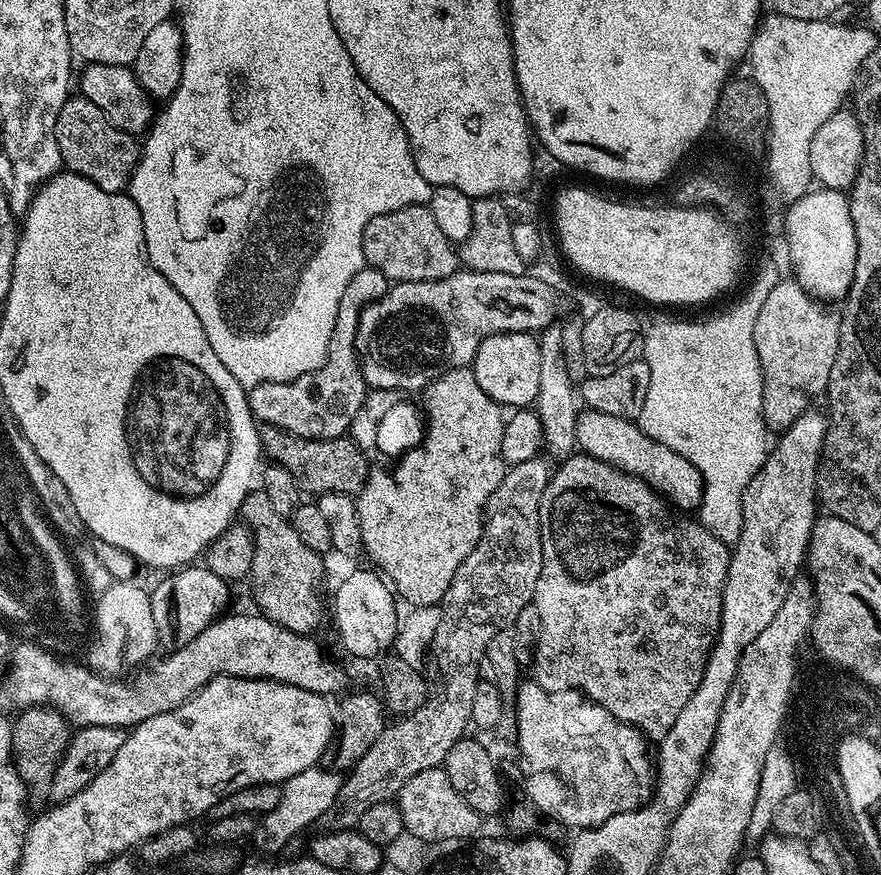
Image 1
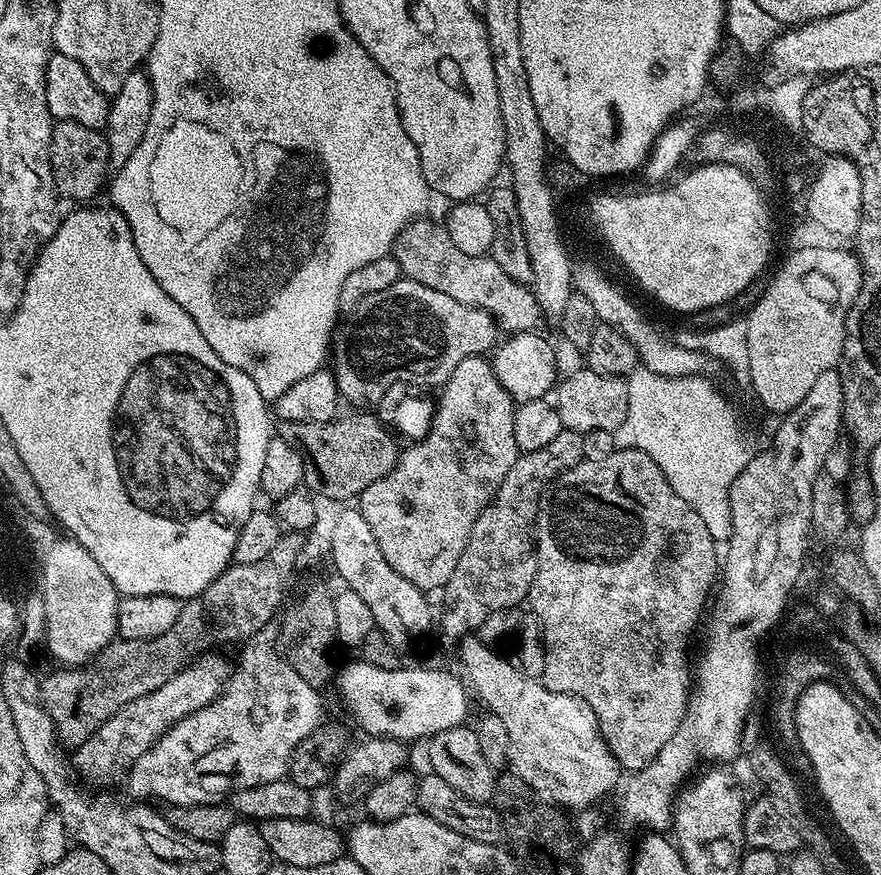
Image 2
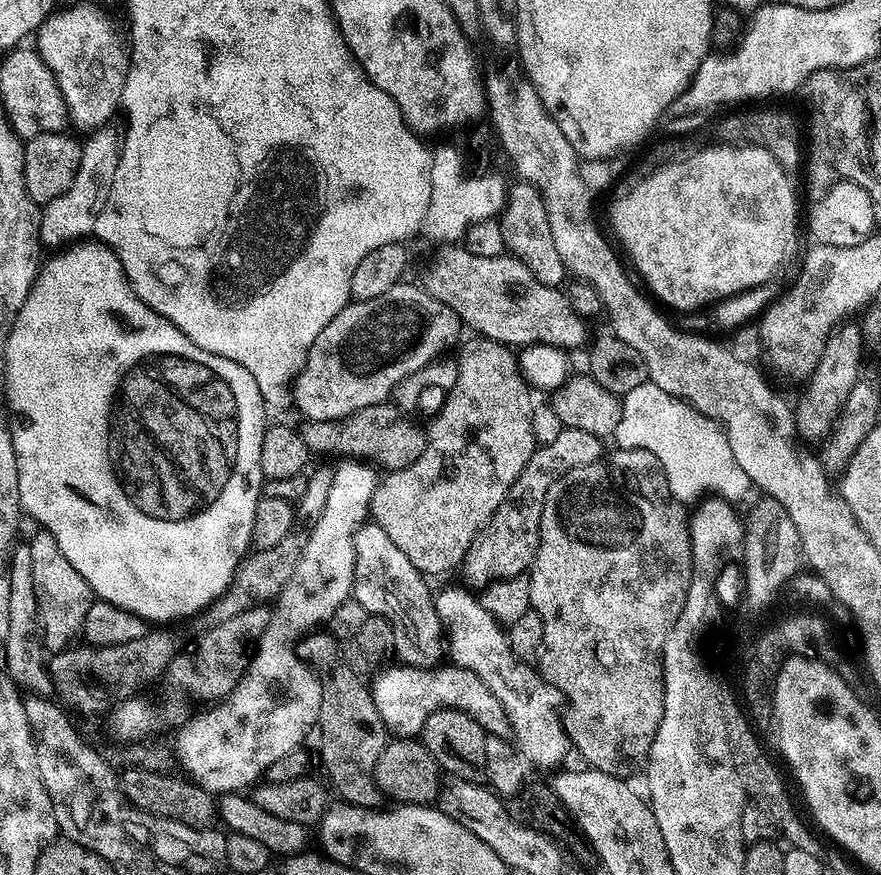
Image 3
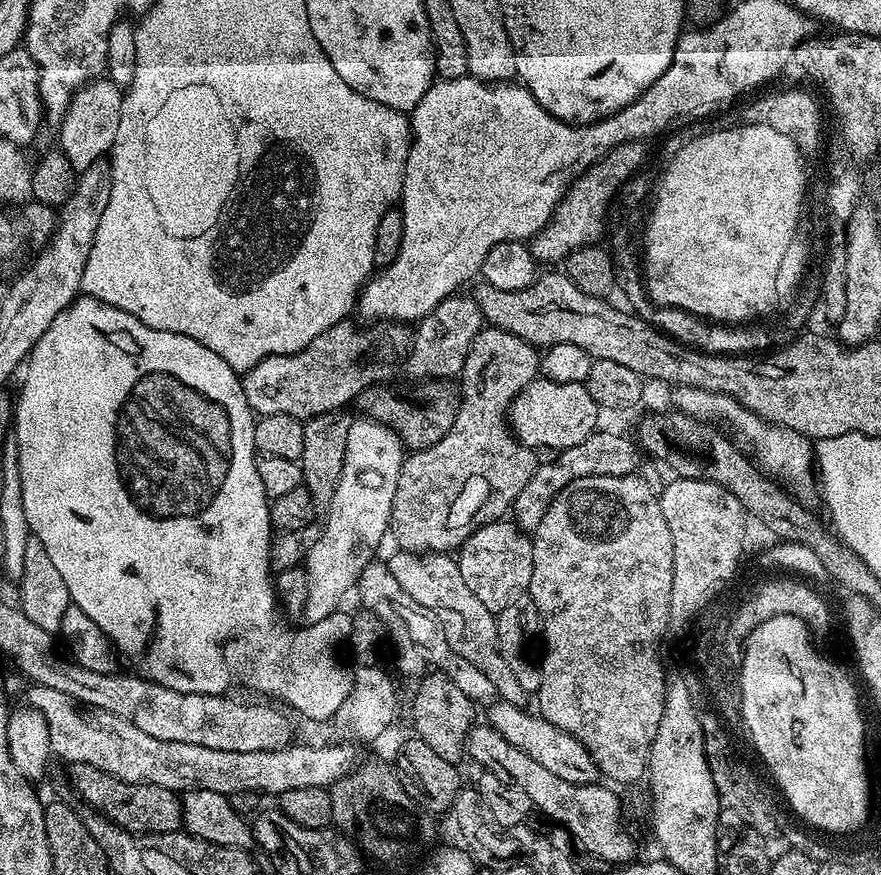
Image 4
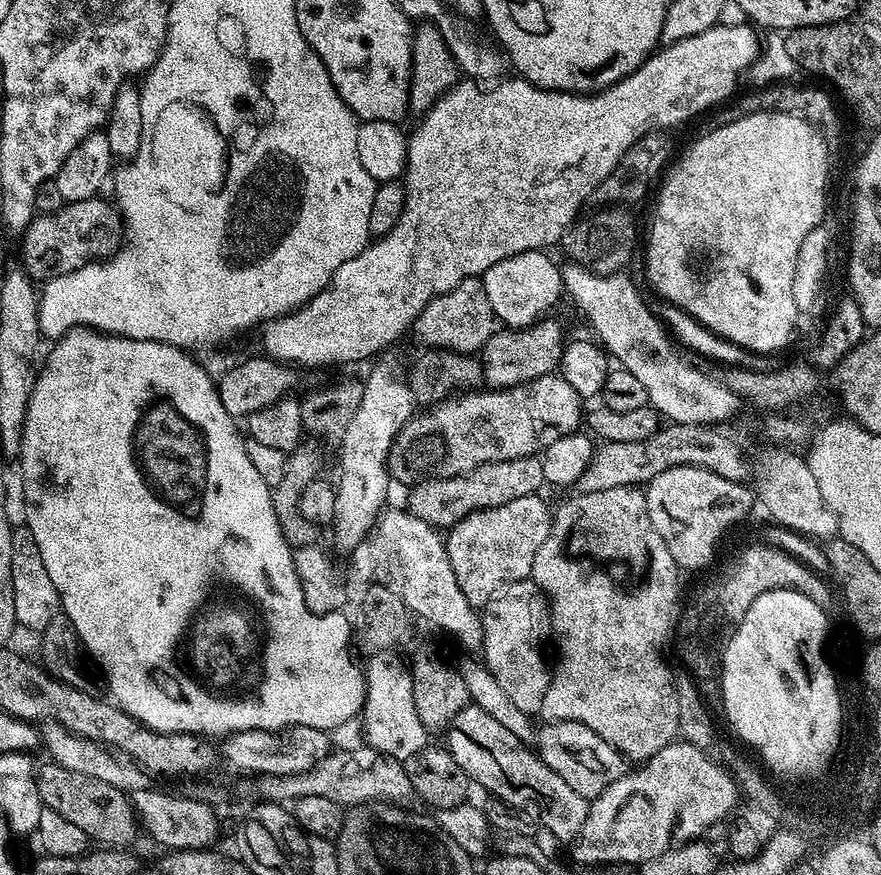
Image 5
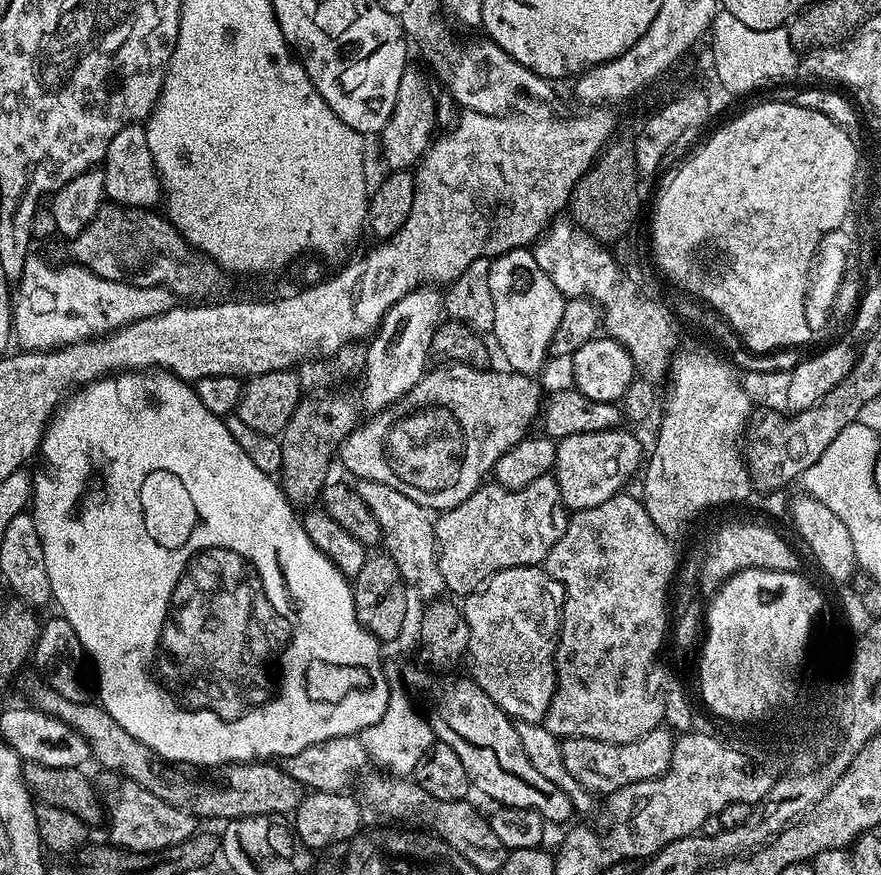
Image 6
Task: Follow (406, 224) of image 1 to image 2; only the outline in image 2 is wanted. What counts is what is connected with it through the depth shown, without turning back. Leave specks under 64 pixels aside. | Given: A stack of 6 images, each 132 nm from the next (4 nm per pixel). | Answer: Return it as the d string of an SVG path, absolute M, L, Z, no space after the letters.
M421 218L407 224L400 231L400 237L394 245L396 261L401 273L407 279L422 282L422 286L430 286L430 290L438 290L442 294L447 294L449 298L454 298L454 302L462 302L466 306L474 306L490 312L497 325L503 331L505 328L505 333L530 332L541 327L539 324L540 320L542 321L542 313L536 301L536 293L529 285L512 280L510 274L506 274L506 270L502 270L502 266L498 266L498 262L492 260L491 255L462 254L462 250L458 250L458 246L454 246L454 242L450 242L450 234L444 229L443 223L436 221L435 224L434 221L428 219Z

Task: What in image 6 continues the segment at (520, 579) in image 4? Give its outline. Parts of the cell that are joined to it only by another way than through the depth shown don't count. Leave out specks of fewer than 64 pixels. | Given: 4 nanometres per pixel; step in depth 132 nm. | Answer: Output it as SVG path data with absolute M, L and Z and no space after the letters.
M555 475L538 478L522 490L508 488L508 494L504 494L504 488L498 490L498 483L481 483L480 489L472 492L470 498L466 498L466 502L435 517L436 550L440 557L440 573L445 589L449 593L457 592L457 597L463 598L478 590L491 576L502 570L543 565L554 544L562 538L562 534L568 528L569 519L570 512L562 502Z

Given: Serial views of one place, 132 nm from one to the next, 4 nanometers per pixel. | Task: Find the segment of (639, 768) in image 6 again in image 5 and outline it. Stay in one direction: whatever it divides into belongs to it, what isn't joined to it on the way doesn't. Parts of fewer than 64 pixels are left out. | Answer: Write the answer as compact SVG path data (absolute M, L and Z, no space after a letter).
M553 720L545 723L538 732L538 755L554 774L561 776L578 794L595 798L618 778L622 778L626 771L626 761L610 742L598 738L590 726L582 726L582 722L569 720Z

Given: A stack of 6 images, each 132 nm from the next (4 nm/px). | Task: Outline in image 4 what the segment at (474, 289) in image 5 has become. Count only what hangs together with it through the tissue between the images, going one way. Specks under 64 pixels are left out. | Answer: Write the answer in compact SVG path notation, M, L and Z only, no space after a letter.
M453 294L444 299L428 316L417 323L416 334L412 342L412 350L406 362L406 372L412 376L413 381L419 382L427 379L451 379L457 377L464 368L465 358L472 348L473 340L484 326L481 310L475 297L465 294Z

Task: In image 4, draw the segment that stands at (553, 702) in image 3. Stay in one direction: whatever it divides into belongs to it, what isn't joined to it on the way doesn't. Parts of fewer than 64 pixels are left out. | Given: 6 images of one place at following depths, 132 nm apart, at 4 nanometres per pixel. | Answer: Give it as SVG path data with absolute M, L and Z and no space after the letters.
M396 550L392 557L387 557L386 563L390 574L398 578L398 586L402 586L410 598L417 600L439 618L452 651L462 654L466 662L478 666L478 670L482 670L482 674L494 682L499 699L523 705L526 694L522 686L518 686L514 670L510 670L506 658L500 652L500 645L496 643L496 617L486 610L486 606L482 606L482 602L478 602L478 598L474 598L470 586L466 586L466 581L462 579L459 563L448 554L432 554L425 558L421 553L403 550Z

